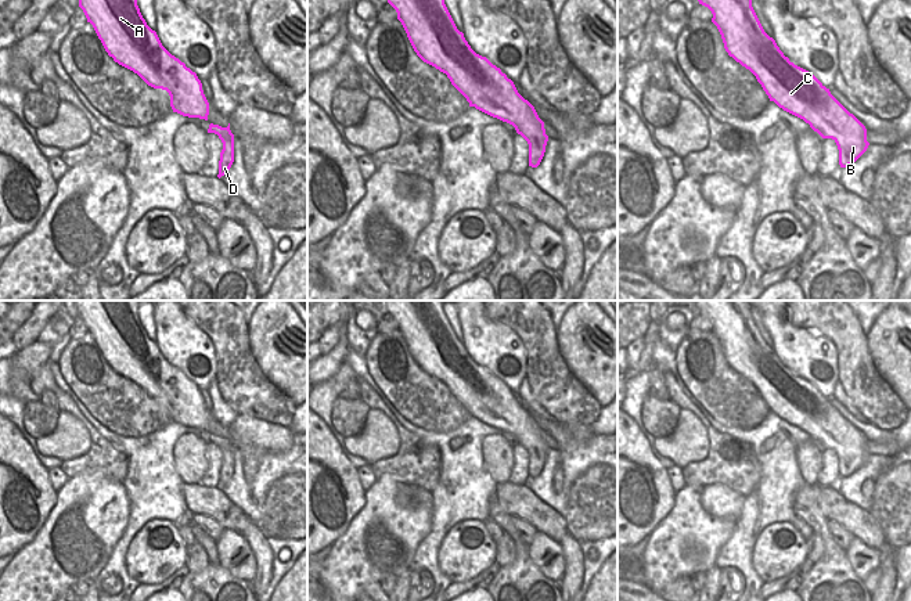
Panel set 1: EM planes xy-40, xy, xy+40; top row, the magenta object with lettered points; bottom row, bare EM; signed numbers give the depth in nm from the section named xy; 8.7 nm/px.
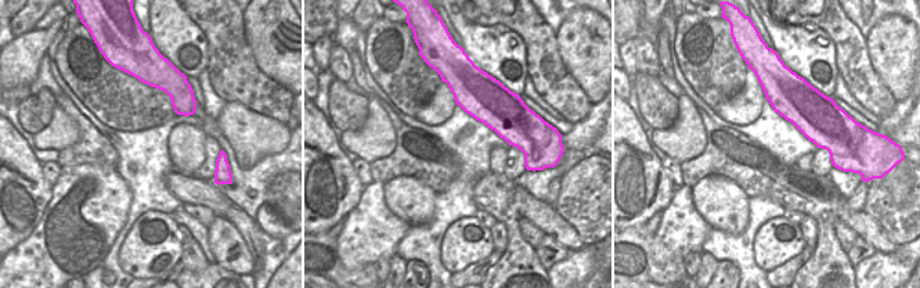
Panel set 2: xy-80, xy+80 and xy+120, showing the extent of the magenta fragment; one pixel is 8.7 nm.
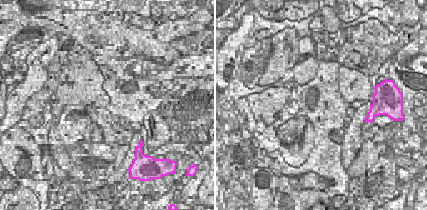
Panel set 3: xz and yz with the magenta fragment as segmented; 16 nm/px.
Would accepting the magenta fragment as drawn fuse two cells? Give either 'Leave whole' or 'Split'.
Leave whole

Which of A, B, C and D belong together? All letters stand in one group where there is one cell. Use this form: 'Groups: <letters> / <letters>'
Groups: A B C D

